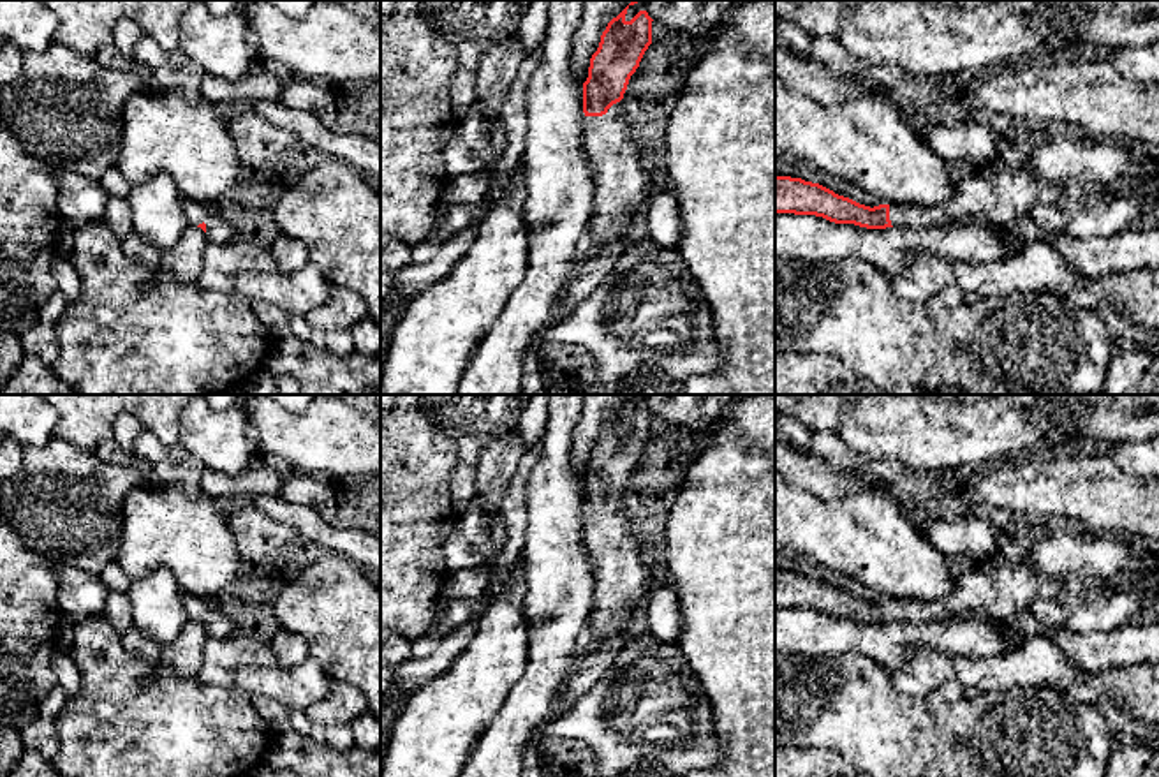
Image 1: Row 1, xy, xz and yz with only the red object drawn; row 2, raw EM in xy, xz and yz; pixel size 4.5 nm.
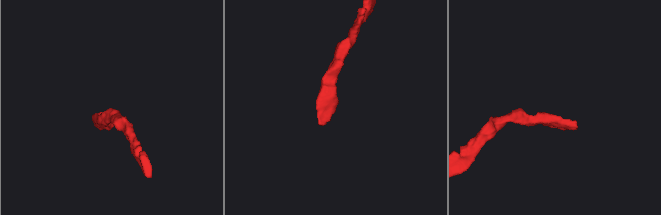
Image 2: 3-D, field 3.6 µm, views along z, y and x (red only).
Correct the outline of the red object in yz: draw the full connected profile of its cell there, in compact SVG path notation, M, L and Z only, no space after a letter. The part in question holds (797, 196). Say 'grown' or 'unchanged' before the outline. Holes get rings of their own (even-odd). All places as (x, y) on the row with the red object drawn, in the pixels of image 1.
grown | M1023 167L985 178L971 174L956 181L956 194L942 204L865 206L801 178L775 176L775 213L816 215L835 224L867 229L944 227L949 222L978 218L1008 229L1036 206L1053 206L1062 196L1057 183L1037 180Z

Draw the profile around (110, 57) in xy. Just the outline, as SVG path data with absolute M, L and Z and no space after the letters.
M106 44L95 53L95 62L106 69L123 70L129 74L136 74L146 83L151 83L151 72L143 63L134 60L132 56L123 55L114 44Z

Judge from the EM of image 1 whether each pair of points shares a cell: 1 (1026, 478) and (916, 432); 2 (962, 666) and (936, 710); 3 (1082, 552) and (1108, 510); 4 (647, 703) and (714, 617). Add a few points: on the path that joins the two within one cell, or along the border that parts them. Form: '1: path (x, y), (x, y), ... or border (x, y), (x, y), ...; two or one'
1: border (1013, 457), (1003, 457), (989, 467); two
2: border (899, 689), (909, 695), (939, 691); two
3: border (1080, 525), (1099, 534); two
4: border (673, 643), (705, 691); two

